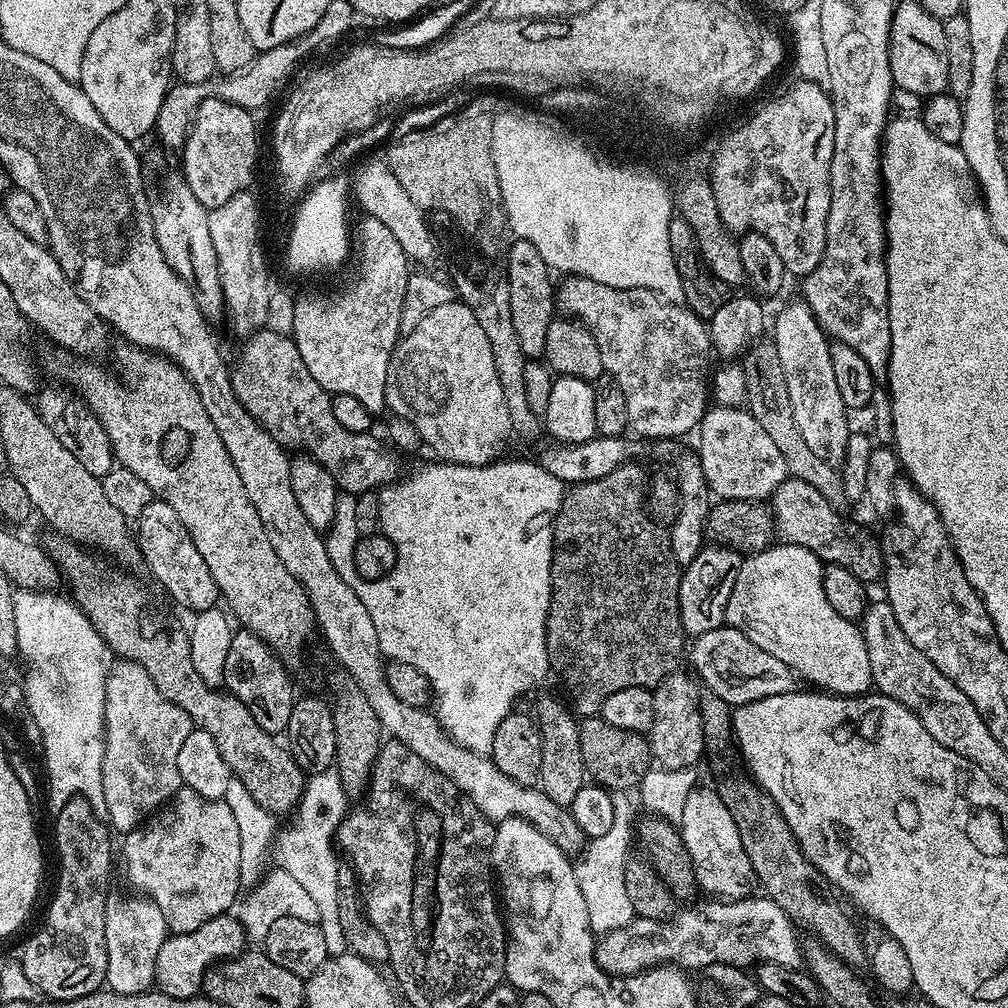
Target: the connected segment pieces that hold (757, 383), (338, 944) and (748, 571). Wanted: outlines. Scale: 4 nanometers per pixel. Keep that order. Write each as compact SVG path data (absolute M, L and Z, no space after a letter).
M764 343L753 344L742 356L747 411L751 412L758 426L762 426L766 434L770 434L774 446L778 446L791 479L807 482L809 486L814 486L814 490L818 490L818 494L822 494L822 498L837 506L843 505L846 499L841 473L833 465L822 462L822 458L818 458L818 454L814 454L814 450L806 446L806 441L798 431L798 422L794 422L794 406L790 406L790 390L786 390L786 370L782 370L778 350L775 343Z
M336 770L313 771L311 775L307 777L306 785L304 788L304 795L298 807L295 809L294 817L296 816L296 821L294 821L293 824L289 826L289 828L281 827L274 841L274 860L276 856L277 862L275 863L278 865L278 868L282 871L286 871L287 874L290 874L291 877L295 879L295 881L300 883L303 889L305 889L307 893L311 895L311 899L313 899L313 901L315 901L315 903L317 903L318 905L318 909L321 914L319 925L320 925L320 929L322 930L322 934L326 938L326 950L328 951L329 957L345 955L346 949L348 947L347 938L344 936L344 932L343 932L343 921L339 917L339 908L338 908L339 874L342 869L342 864L341 863L339 864L339 862L336 861L336 856L338 857L338 850L337 847L334 845L334 841L336 838L336 829L339 828L340 823L344 821L344 817L347 816L350 811L350 803L348 804L348 800L350 800L350 794L342 786L342 782L340 781L339 771Z
M783 542L755 552L753 556L744 556L724 618L728 626L740 630L755 646L769 651L792 668L801 681L809 680L812 683L809 685L829 694L859 696L873 687L870 654L866 654L866 642L859 627L842 618L842 614L837 614L834 606L826 602L826 590L822 590L824 565L810 550Z

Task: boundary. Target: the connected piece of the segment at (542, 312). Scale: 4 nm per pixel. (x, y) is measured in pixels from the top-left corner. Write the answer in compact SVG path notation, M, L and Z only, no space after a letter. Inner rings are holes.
M513 239L508 249L508 281L510 282L510 318L522 345L522 354L529 358L543 357L546 350L546 330L557 311L554 295L554 272L542 260L538 250L528 241Z

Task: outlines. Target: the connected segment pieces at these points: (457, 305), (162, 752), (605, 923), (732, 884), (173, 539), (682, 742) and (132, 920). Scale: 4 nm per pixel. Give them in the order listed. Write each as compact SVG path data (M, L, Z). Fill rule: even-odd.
M453 302L430 310L414 330L414 334L400 337L390 358L390 370L386 374L386 408L389 413L414 422L421 441L432 447L433 457L450 464L465 464L471 468L483 468L497 459L496 451L513 435L510 426L510 410L506 410L506 398L502 398L502 382L498 382L498 370L494 370L494 354L490 342L478 326L478 318L463 302Z
M120 662L108 673L104 711L104 773L106 820L117 833L140 827L181 788L178 750L194 731L186 710L167 700L142 666Z
M624 794L616 800L616 821L607 834L593 836L587 841L584 851L575 861L574 867L578 878L578 890L582 890L584 914L590 922L593 933L607 934L619 928L625 928L637 919L630 894L626 894L624 864L630 858L628 847L632 844L632 819L638 810L635 795Z
M713 787L695 789L688 794L682 816L678 821L679 834L691 859L697 887L714 895L711 897L731 902L747 899L757 887L755 872L742 847L741 834Z
M154 498L135 521L134 535L143 565L152 570L153 576L182 607L189 608L192 614L217 607L221 595L210 574L210 566L206 566L202 554L198 554L198 546L194 546L194 538L190 538L186 526L182 526L182 518L174 514L174 506Z
M677 670L662 678L662 682L651 689L654 702L654 716L652 728L646 733L649 748L652 749L652 759L659 767L682 771L695 769L700 755L705 755L704 731L702 730L702 714L700 713L701 689L696 689L697 683L684 670Z
M131 894L125 900L109 899L104 912L106 934L106 984L118 994L147 992L156 983L156 963L162 942L170 929L162 910L143 894Z

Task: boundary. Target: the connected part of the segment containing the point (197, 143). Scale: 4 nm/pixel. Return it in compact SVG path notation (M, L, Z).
M212 94L203 100L196 113L192 115L192 127L188 129L188 137L184 139L182 155L184 155L184 172L182 179L188 183L194 198L209 210L222 206L222 202L230 202L234 194L245 191L249 187L252 175L256 172L256 124L252 121L253 113L249 109L221 100Z

